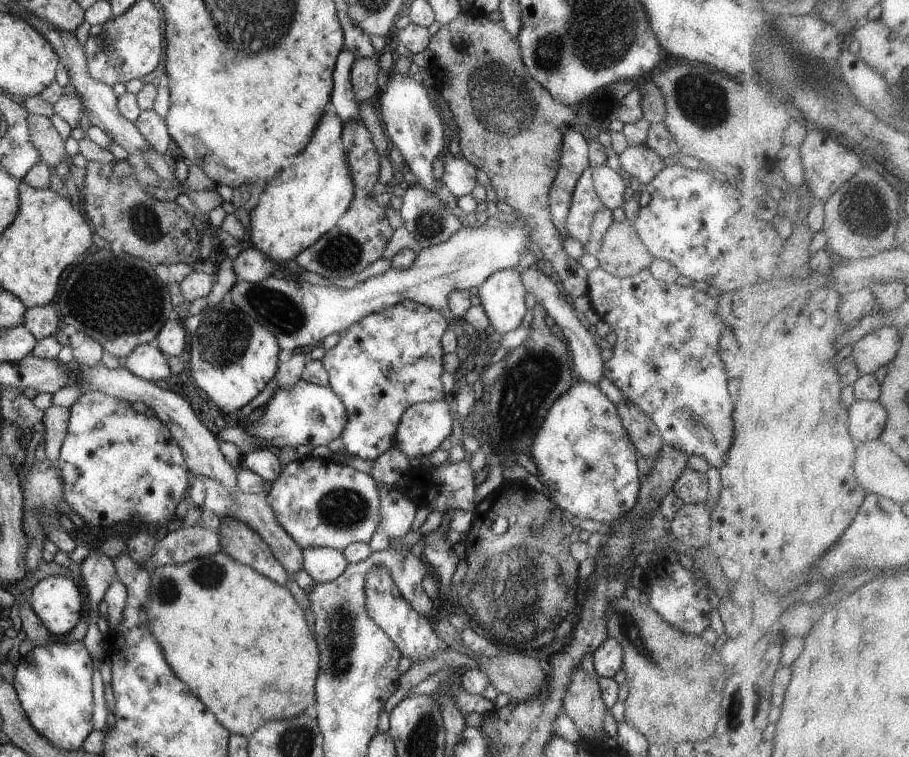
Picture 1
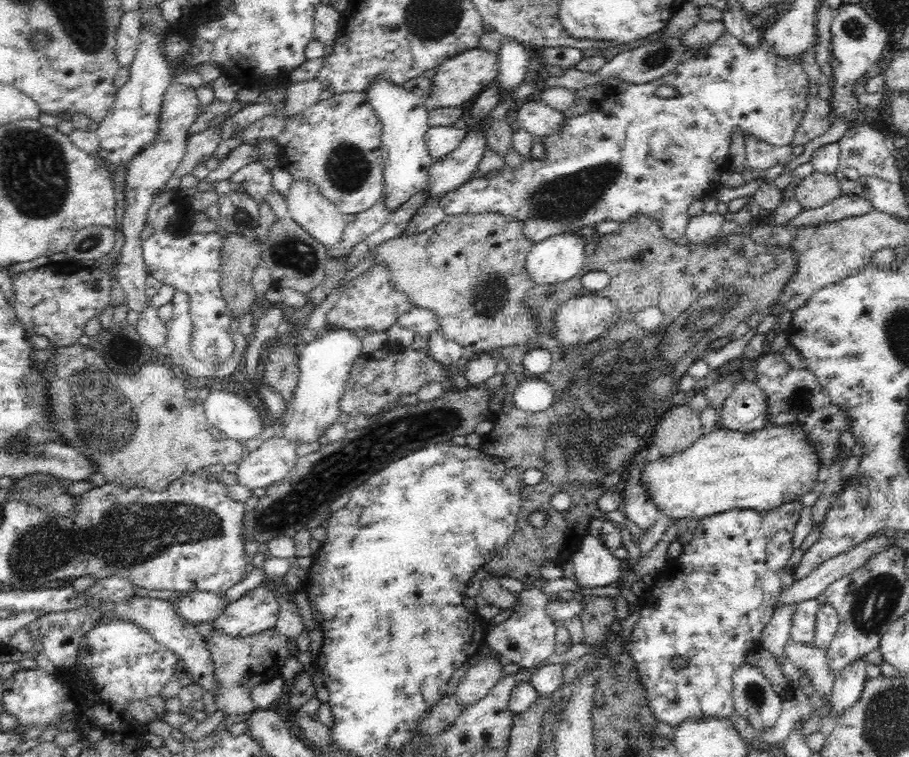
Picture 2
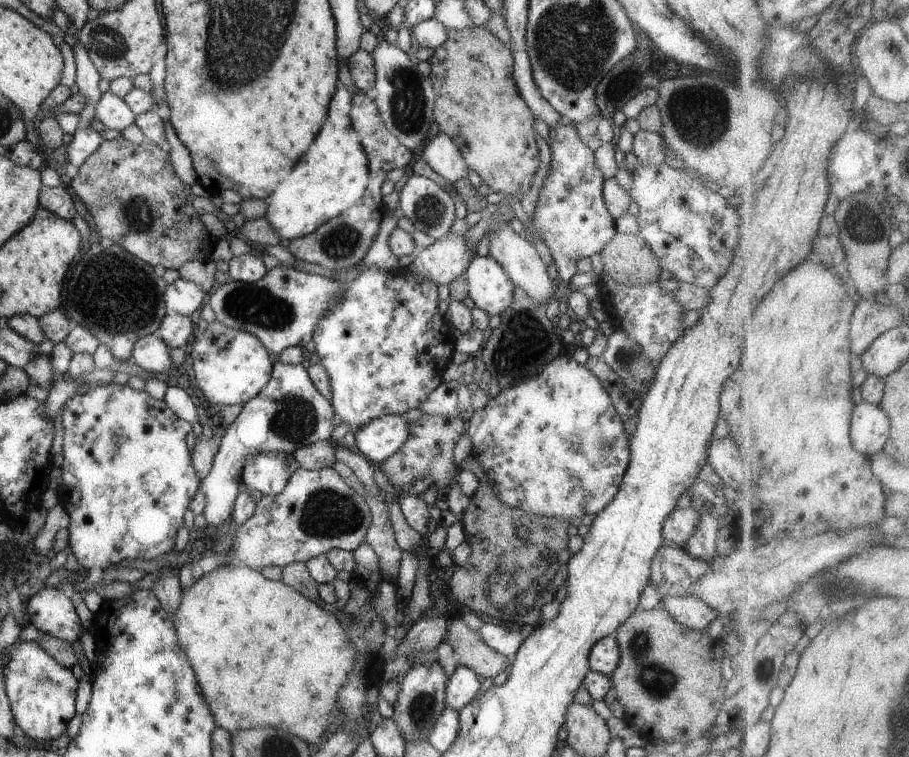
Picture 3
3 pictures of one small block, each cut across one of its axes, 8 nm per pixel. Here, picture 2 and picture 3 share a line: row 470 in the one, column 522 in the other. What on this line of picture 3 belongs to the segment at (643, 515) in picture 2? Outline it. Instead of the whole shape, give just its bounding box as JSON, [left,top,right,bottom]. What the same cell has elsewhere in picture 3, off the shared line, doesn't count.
[477,621,526,659]

